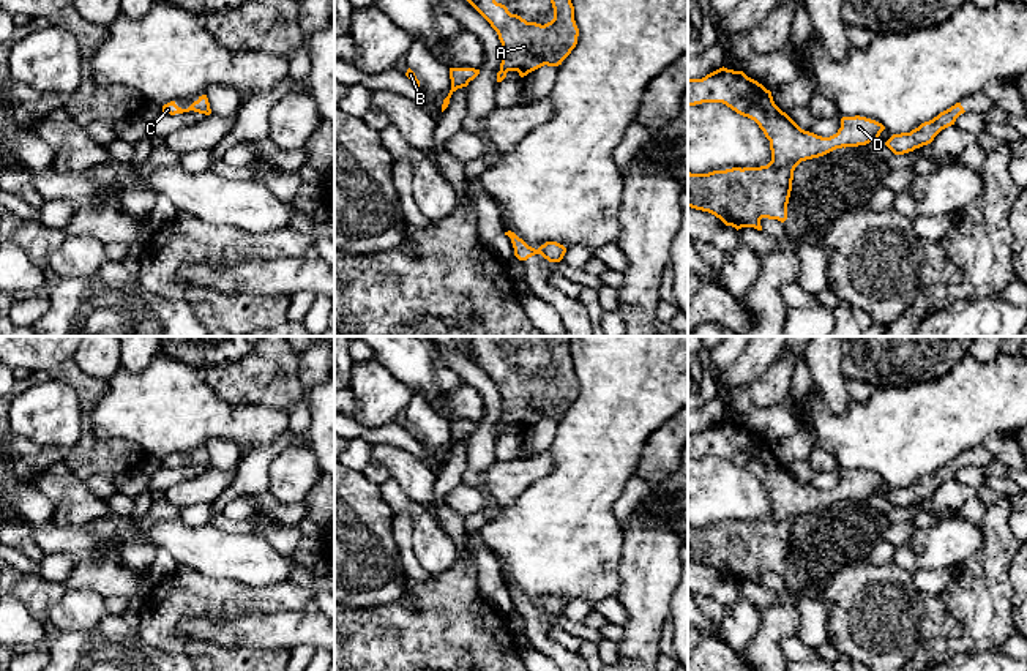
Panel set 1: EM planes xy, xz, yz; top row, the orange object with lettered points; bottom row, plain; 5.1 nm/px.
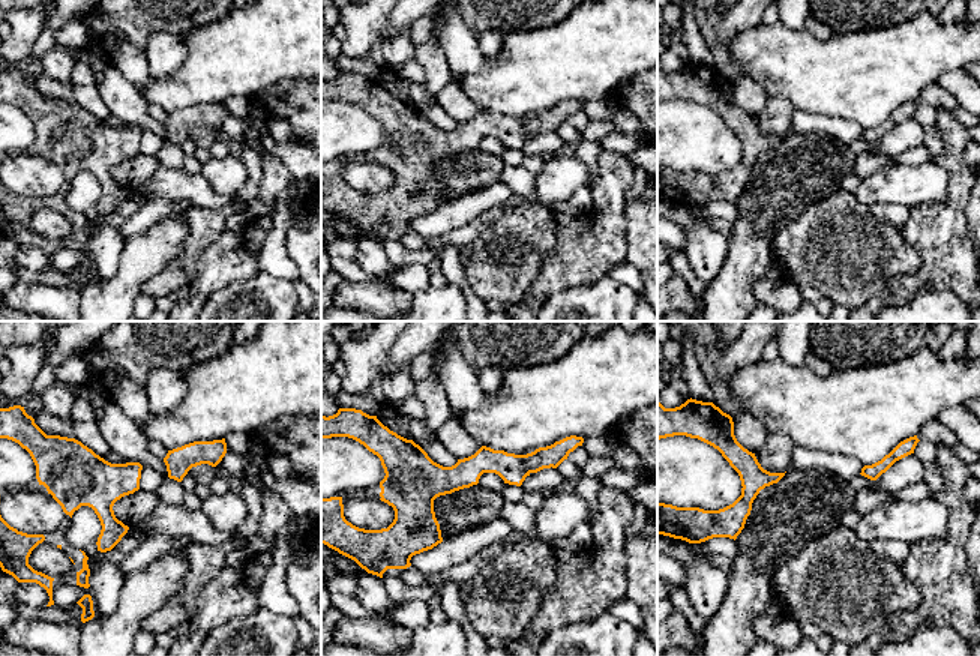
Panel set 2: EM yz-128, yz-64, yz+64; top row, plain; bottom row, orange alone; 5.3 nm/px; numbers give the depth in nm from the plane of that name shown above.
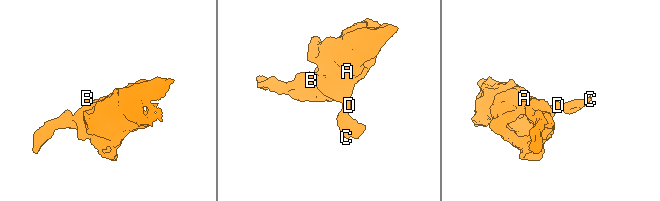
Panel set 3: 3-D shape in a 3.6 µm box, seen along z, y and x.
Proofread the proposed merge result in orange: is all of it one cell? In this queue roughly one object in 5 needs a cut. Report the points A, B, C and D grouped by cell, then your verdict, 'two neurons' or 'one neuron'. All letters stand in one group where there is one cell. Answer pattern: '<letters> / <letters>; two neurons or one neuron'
A B C D; one neuron

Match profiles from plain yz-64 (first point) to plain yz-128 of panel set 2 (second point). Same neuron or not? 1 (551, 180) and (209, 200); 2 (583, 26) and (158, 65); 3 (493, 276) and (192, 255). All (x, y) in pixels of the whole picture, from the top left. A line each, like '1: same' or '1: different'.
1: different
2: different
3: same

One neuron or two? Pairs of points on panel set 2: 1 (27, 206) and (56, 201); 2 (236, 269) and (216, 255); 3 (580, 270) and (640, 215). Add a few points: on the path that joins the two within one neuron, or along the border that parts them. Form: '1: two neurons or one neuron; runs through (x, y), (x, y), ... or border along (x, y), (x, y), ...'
1: one neuron; runs through (35, 203), (48, 201)
2: one neuron; runs through (231, 264), (221, 260)
3: two neurons; border along (628, 204), (625, 212), (625, 260)

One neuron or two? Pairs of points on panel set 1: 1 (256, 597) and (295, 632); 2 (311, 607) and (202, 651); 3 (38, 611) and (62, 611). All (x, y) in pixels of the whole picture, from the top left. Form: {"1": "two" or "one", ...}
{"1": "two", "2": "two", "3": "two"}

